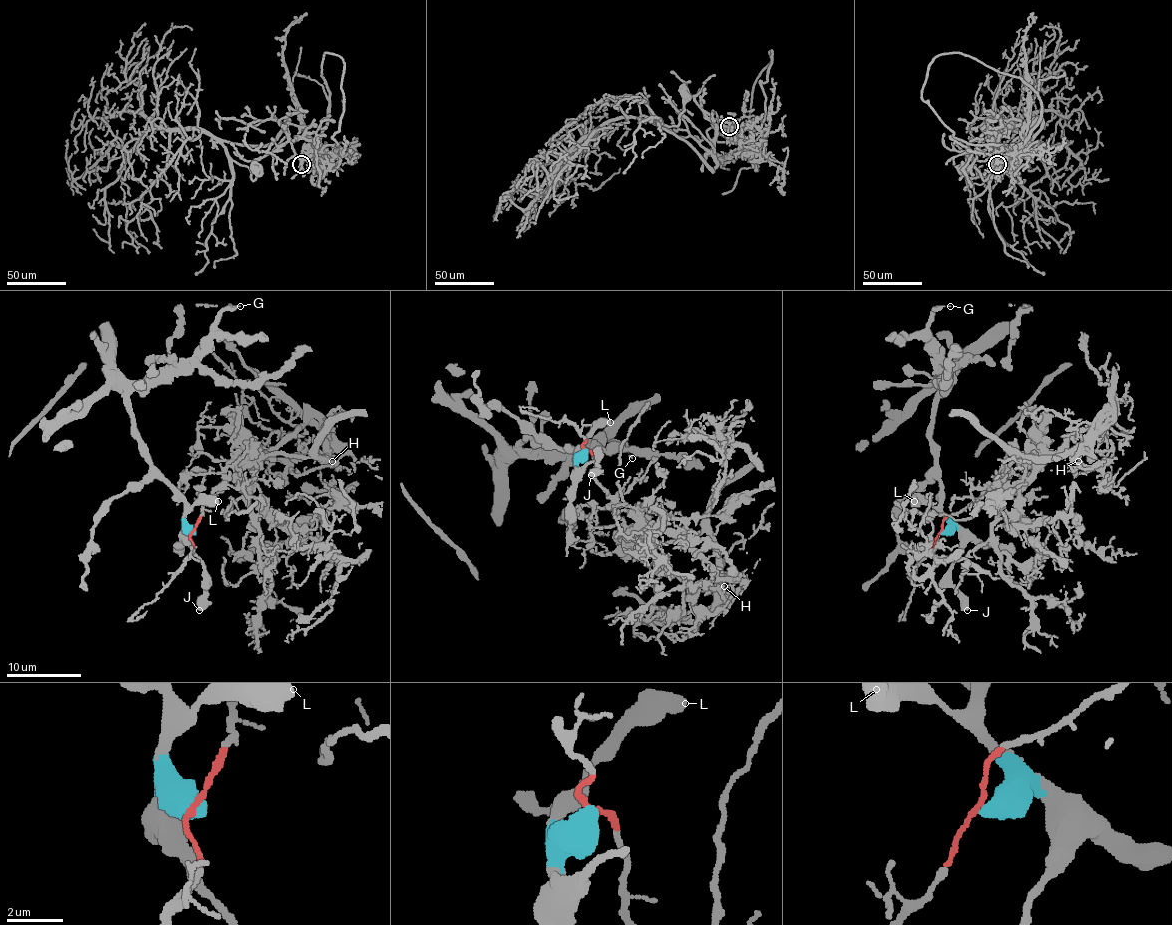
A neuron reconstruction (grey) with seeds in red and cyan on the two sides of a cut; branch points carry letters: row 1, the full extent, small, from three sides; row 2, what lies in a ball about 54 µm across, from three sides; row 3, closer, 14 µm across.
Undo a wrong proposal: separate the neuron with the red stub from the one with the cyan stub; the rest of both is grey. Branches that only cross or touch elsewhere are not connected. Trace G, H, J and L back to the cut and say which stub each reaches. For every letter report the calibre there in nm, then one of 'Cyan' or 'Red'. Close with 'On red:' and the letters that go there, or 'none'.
G: Thickness 80 nm. Cyan
H: Thickness 100 nm. Red
J: Thickness 650 nm. Cyan
L: Thickness 650 nm. Cyan
On red: H

